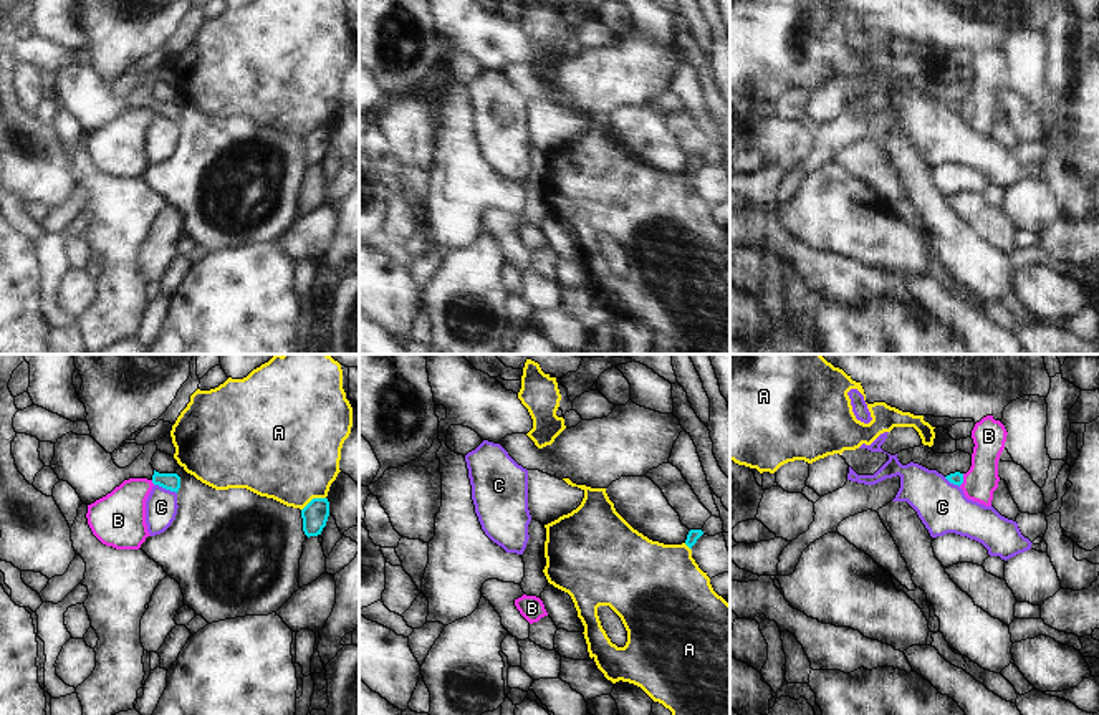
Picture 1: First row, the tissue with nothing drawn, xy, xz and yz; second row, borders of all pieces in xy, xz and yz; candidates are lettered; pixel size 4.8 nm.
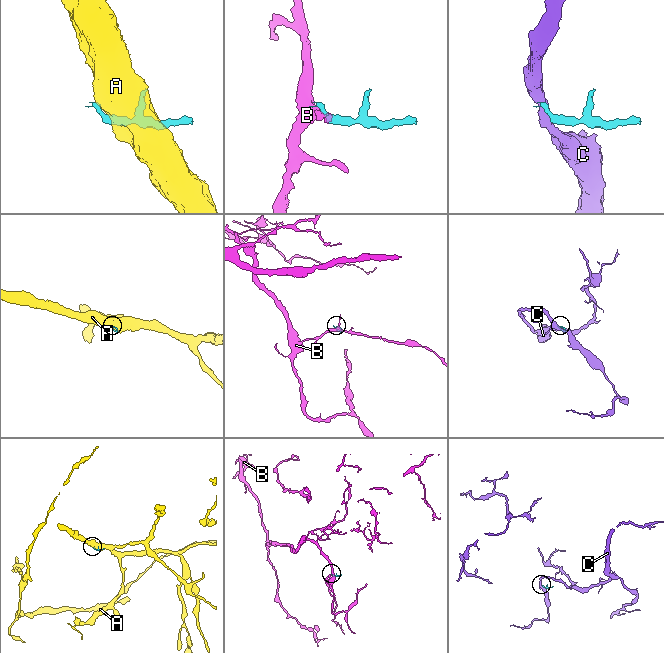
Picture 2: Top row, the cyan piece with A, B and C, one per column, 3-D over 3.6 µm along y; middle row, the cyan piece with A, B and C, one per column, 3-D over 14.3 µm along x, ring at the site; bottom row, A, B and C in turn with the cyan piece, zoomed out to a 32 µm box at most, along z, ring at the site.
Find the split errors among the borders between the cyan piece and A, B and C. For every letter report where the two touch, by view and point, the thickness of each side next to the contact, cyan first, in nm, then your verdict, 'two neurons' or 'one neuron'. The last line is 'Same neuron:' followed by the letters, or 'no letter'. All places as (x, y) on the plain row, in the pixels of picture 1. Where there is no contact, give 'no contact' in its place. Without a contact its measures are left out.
A: xy (313, 128) | 130/480 nm | two neurons
B: yz (962, 110) | 60/160 nm | two neurons
C: xy (166, 118) | 80/160 nm | two neurons
Same neuron: no letter

